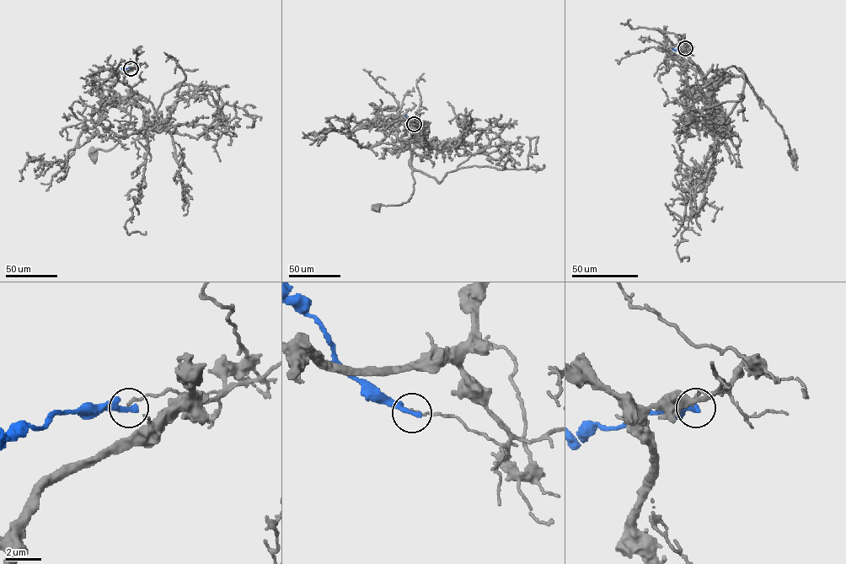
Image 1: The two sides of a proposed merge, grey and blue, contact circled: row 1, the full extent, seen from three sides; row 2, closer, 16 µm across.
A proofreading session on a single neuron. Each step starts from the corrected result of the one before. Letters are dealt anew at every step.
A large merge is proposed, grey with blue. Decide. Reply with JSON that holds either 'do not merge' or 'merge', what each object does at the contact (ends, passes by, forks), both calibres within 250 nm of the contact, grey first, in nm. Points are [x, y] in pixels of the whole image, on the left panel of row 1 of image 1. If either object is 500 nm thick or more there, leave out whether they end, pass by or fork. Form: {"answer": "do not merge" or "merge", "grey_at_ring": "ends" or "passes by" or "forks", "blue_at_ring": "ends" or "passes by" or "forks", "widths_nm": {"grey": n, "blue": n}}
{"answer": "do not merge", "grey_at_ring": "ends", "blue_at_ring": "ends", "widths_nm": {"grey": 160, "blue": 340}}

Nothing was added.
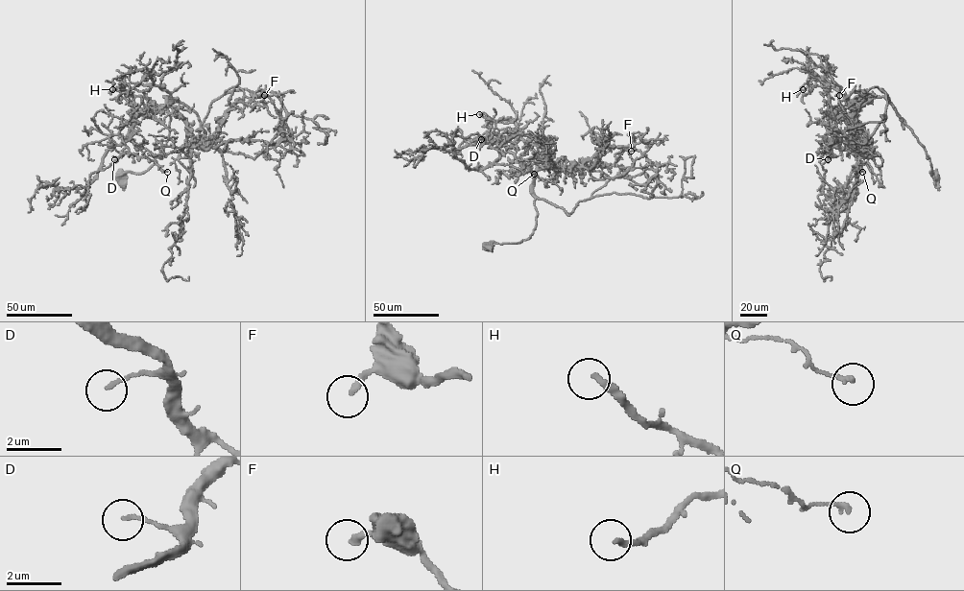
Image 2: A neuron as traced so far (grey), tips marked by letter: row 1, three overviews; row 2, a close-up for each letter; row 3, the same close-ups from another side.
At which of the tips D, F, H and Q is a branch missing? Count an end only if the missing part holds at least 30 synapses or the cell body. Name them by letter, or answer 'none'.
H

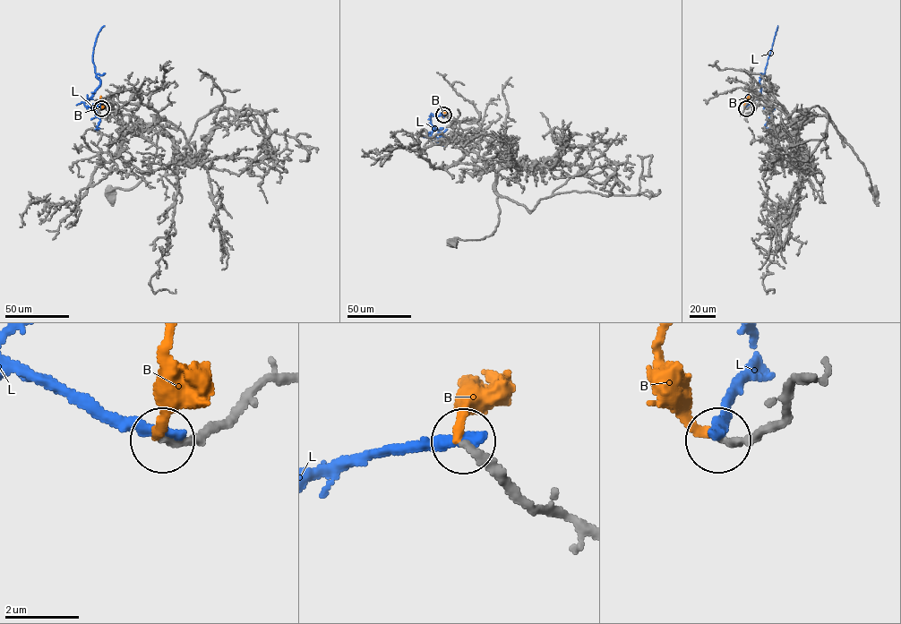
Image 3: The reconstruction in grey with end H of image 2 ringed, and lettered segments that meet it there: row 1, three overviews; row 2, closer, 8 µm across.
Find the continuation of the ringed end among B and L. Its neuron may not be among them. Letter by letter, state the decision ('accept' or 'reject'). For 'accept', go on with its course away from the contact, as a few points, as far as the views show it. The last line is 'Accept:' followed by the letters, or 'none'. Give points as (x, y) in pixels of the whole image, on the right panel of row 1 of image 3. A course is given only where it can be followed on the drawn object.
B: reject
L: reject
Accept: none

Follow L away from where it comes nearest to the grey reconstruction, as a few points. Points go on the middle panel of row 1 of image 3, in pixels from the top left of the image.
L: (443, 115), (432, 114), (430, 119), (435, 129), (442, 128), (434, 135), (435, 139), (446, 146)

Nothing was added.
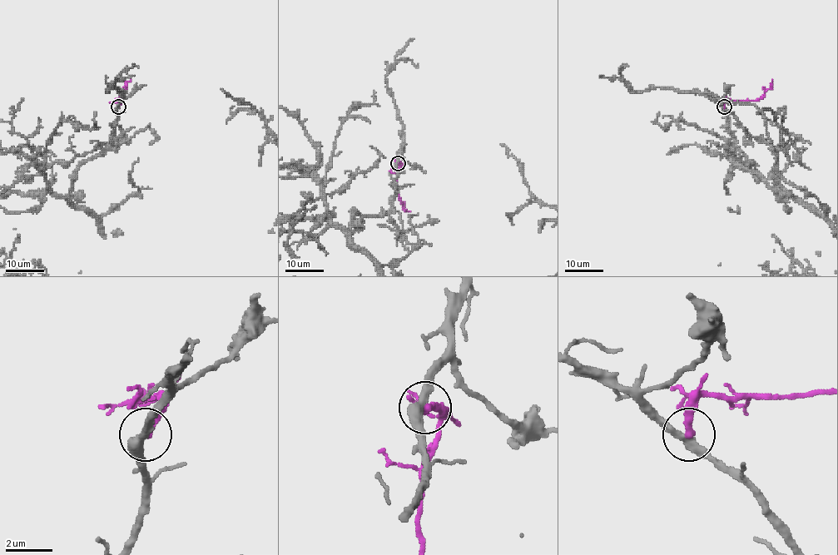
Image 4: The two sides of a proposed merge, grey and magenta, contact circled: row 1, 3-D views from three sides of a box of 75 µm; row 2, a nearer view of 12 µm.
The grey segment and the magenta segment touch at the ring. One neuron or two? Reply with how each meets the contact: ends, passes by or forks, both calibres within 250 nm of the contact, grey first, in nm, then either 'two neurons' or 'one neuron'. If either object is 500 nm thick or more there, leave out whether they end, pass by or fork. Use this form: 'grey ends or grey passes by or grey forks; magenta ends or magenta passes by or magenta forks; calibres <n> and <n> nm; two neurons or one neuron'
grey passes by; magenta ends; calibres 400 and 340 nm; two neurons

